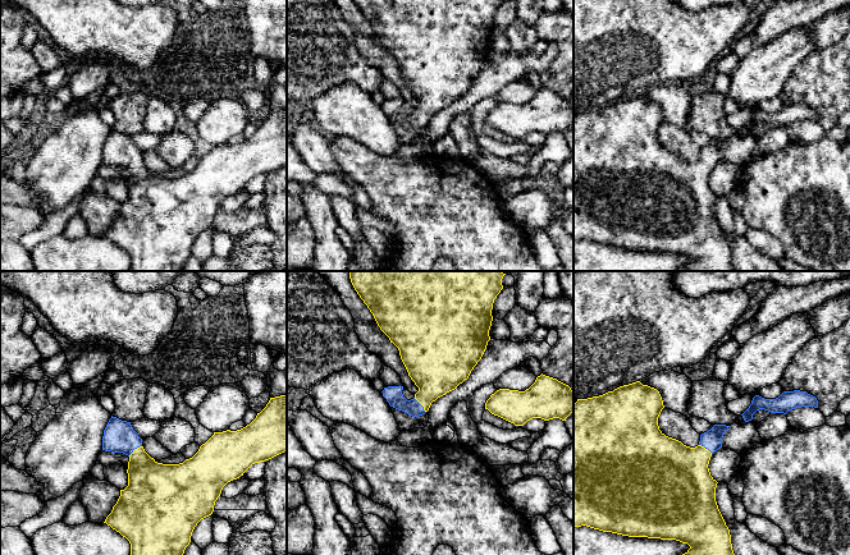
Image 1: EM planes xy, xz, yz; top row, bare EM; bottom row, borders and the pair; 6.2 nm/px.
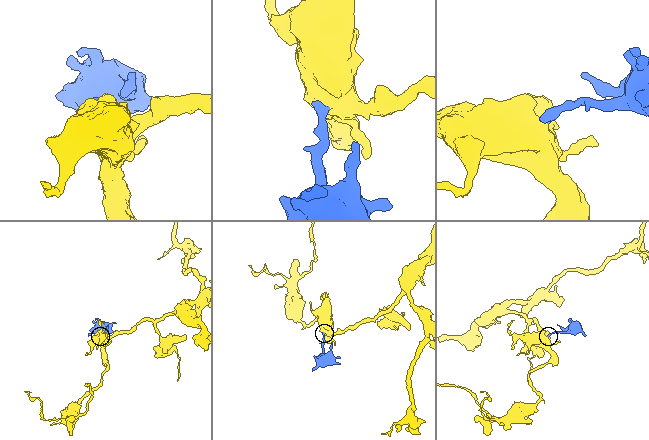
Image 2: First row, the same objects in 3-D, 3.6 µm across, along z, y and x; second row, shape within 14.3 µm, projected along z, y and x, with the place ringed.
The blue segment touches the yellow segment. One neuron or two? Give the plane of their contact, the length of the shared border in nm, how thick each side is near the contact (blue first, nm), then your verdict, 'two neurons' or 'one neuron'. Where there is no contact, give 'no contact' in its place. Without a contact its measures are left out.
xy | 110 nm | 200/280 nm | one neuron

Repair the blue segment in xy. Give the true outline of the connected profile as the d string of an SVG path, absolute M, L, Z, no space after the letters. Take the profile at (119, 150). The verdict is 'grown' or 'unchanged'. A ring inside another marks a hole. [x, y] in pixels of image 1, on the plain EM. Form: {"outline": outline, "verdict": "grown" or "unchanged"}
{"outline": "M287 109L270 111L246 141L214 146L192 171L179 178L157 176L145 165L131 136L113 129L104 143L102 164L129 170L128 199L120 203L104 235L129 254L129 271L183 271L195 240L212 228L223 201L243 189L252 178L287 165Z", "verdict": "grown"}

